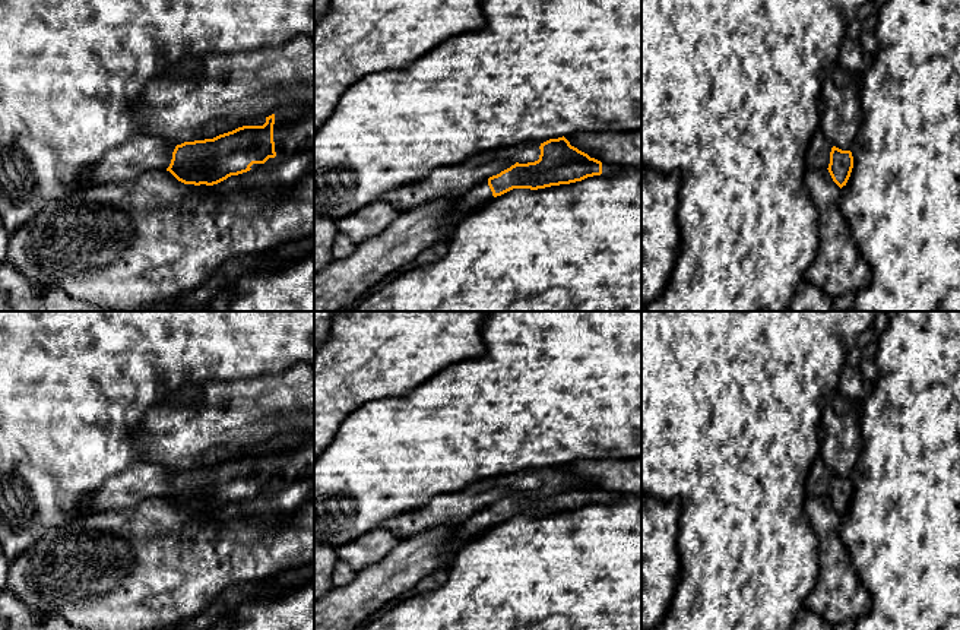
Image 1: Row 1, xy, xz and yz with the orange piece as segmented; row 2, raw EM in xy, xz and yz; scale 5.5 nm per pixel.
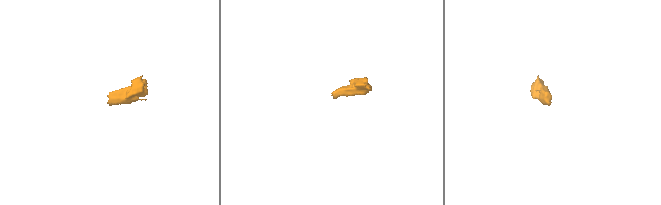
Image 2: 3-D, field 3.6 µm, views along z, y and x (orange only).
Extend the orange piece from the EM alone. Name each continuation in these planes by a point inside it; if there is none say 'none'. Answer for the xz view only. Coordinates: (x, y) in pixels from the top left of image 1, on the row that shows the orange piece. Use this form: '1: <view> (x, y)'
1: xz (607, 168)
2: xz (480, 195)

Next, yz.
none

